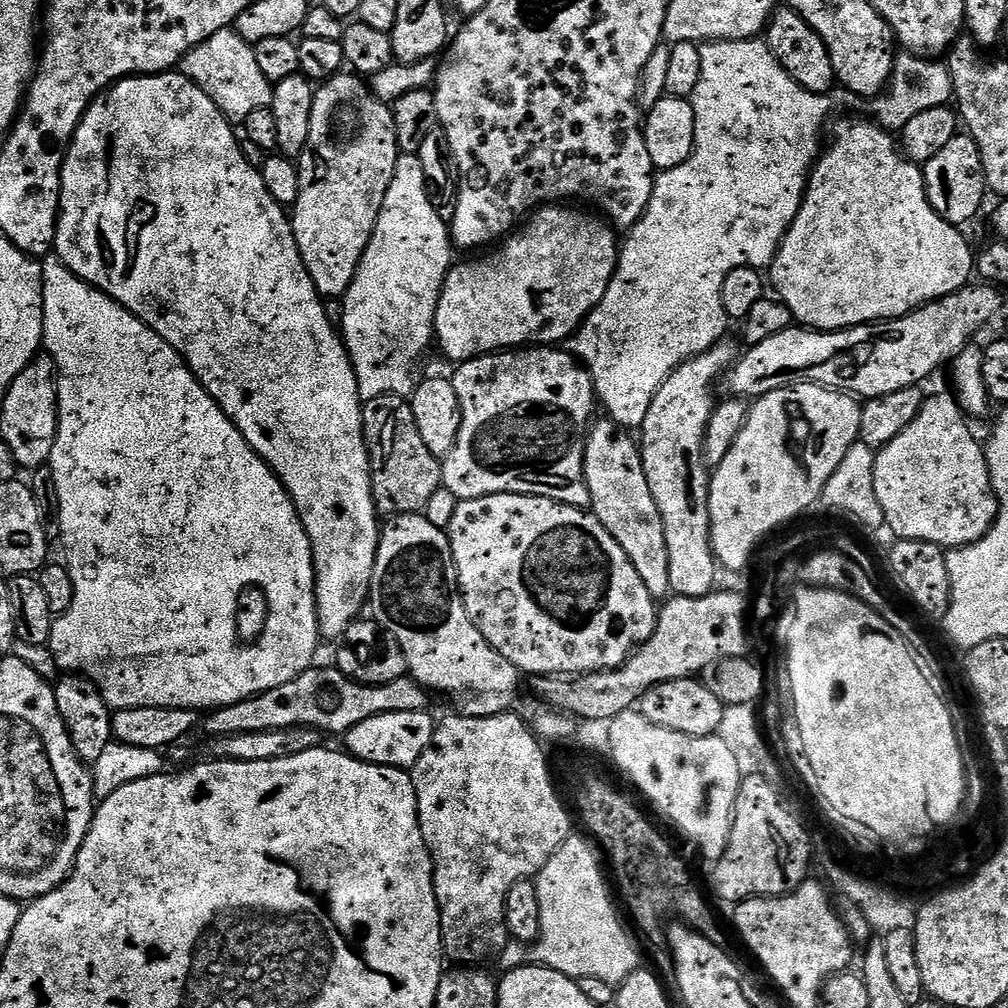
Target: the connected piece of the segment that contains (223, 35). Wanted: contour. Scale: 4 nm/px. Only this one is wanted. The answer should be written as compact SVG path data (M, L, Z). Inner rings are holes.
M235 27L210 34L206 42L191 48L178 65L179 71L189 76L212 99L229 121L243 122L254 110L272 107L273 85L262 74L253 45L237 34Z

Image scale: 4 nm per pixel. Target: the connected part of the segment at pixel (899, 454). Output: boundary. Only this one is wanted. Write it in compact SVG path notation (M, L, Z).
M951 391L940 392L937 396L929 395L924 403L920 405L920 412L914 418L914 422L910 422L910 426L906 426L906 430L902 430L902 434L898 434L898 438L894 438L890 443L879 449L876 465L874 466L874 490L878 494L878 502L882 502L882 514L884 515L885 525L889 529L892 527L893 537L901 540L925 540L931 544L939 544L945 550L951 550L954 548L965 548L967 544L978 542L992 528L992 524L995 523L996 515L1000 509L1000 502L996 499L996 494L992 489L990 470L986 466L986 458L984 457L981 441L976 441L976 436L972 433L972 428L968 423L970 423L969 417L960 408L959 402Z

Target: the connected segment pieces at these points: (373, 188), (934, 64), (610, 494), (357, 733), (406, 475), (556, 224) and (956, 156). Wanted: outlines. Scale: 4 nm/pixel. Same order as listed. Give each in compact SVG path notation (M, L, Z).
M359 75L332 76L316 88L314 110L310 116L310 138L306 150L298 157L300 197L291 209L290 219L302 262L321 297L343 297L350 282L354 282L354 274L374 234L386 190L390 190L394 178L394 166L401 154L391 107L377 98Z
M904 50L897 55L896 67L886 91L871 101L871 119L881 128L896 134L910 122L910 118L918 118L922 110L945 107L953 99L952 79L947 63L936 58L914 56Z
M597 419L593 423L584 451L584 477L592 499L590 508L602 522L602 526L610 530L618 546L626 550L630 562L638 570L638 576L642 578L642 582L646 582L646 590L650 590L653 600L660 602L672 592L670 554L666 548L662 514L658 510L654 494L650 494L650 482L646 482L640 446L633 433L618 430L611 419L603 419Z
M431 711L395 712L394 714L378 714L374 718L366 718L366 722L358 722L343 737L343 747L348 755L367 764L377 764L383 768L403 768L411 770L422 758L422 754L430 746L432 735L436 733L437 721L432 720Z
M396 395L365 403L364 437L372 459L372 493L377 513L384 518L423 513L430 498L442 487L444 470L441 457L430 454L426 442L422 442L422 434L418 434L411 403Z
M537 207L527 223L519 229L520 236L513 235L505 239L499 247L492 250L497 252L492 252L481 260L468 260L465 264L453 263L444 280L444 288L440 291L434 333L438 348L440 344L441 350L450 359L463 362L476 356L487 356L489 352L521 346L559 345L567 341L596 309L598 302L602 302L612 276L616 273L617 233L613 225L605 222L599 215L588 217L586 213L575 212L572 208L575 207Z
M957 134L923 165L926 194L930 198L930 206L946 222L964 226L980 212L984 204L984 195L989 195L988 180L984 177L984 167L978 146L967 134Z

